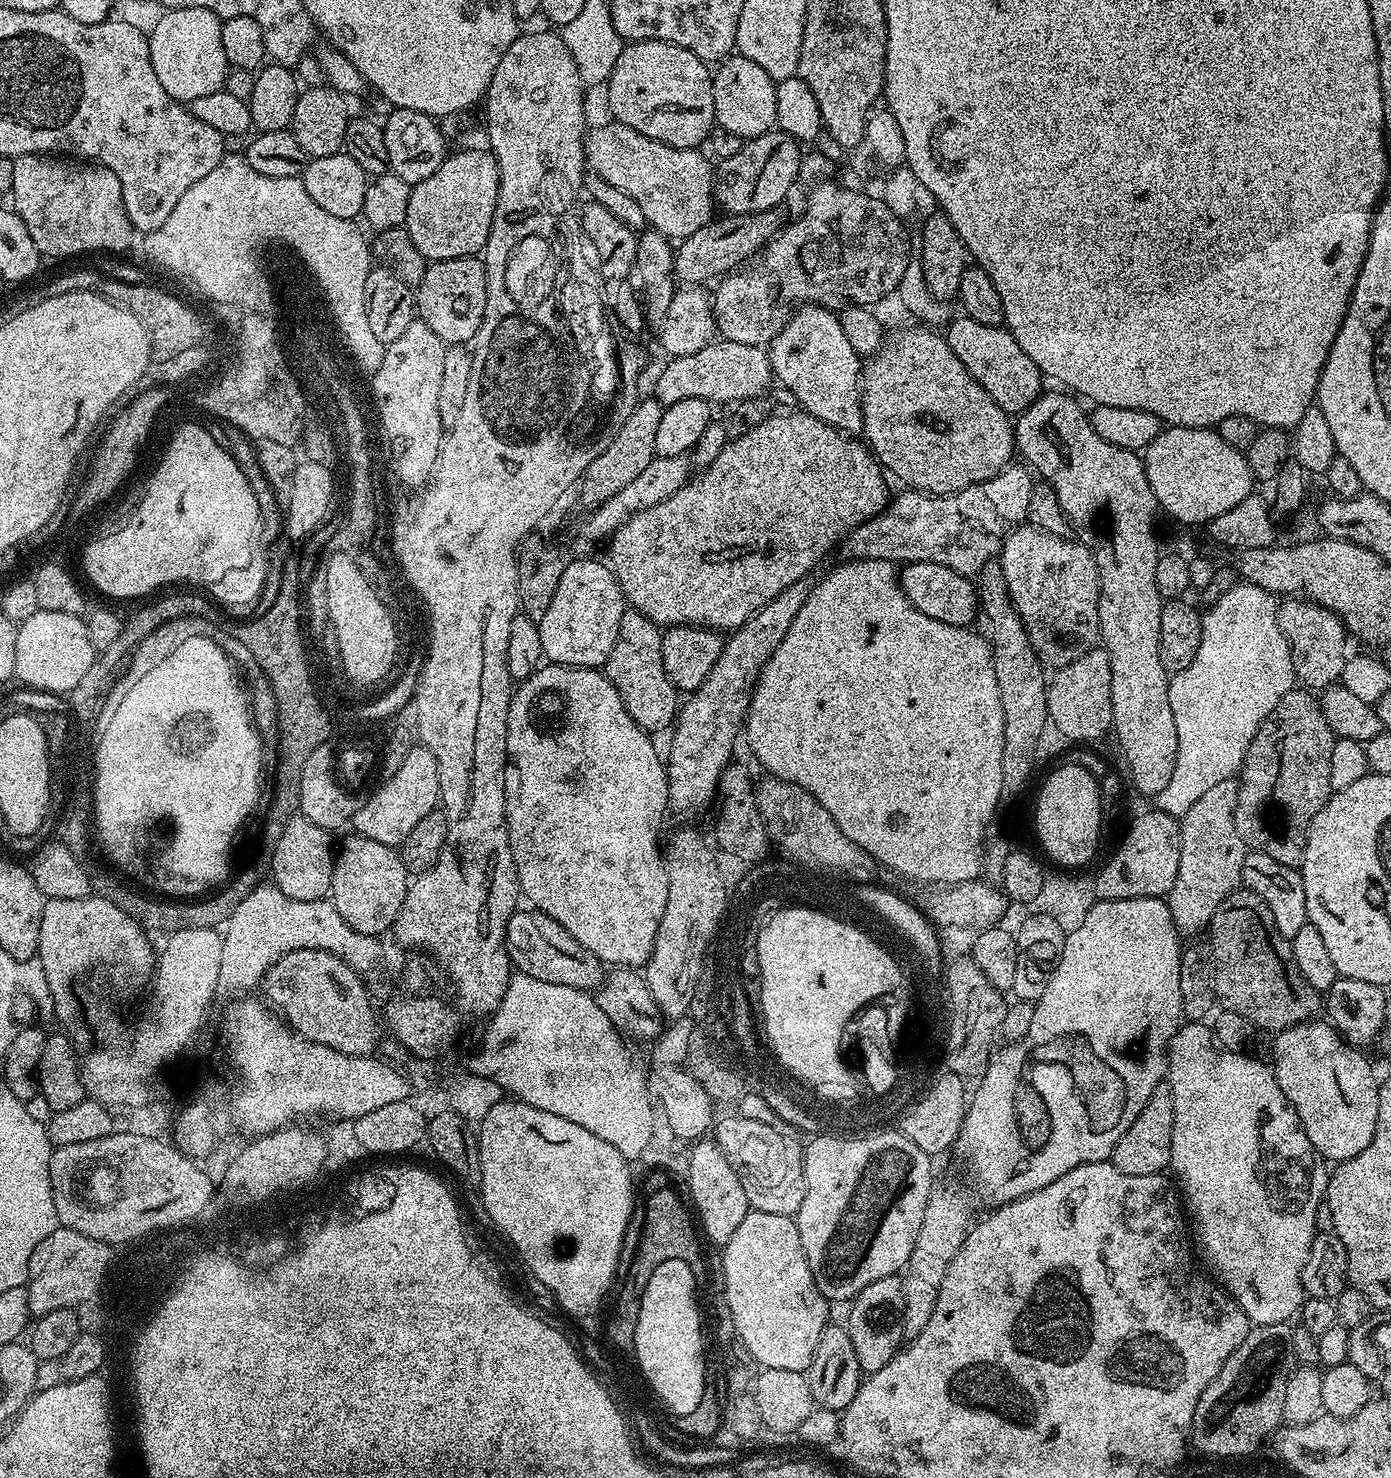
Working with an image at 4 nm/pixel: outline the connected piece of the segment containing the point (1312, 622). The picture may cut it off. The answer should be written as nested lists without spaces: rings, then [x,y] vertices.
[[[1302,598],[1285,599],[1278,607],[1276,621],[1291,648],[1297,681],[1307,689],[1323,690],[1337,683],[1344,674],[1348,656],[1348,631],[1340,616],[1330,609]]]

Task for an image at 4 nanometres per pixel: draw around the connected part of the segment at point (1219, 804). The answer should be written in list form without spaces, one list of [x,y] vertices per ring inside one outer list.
[[[1235,779],[1216,783],[1206,790],[1180,822],[1180,861],[1178,878],[1168,892],[1166,903],[1176,930],[1181,934],[1200,932],[1209,927],[1218,906],[1241,883],[1240,875],[1246,855],[1246,845],[1234,822],[1238,783]]]

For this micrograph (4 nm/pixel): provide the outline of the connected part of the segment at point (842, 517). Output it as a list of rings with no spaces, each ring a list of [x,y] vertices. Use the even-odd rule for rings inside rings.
[[[806,411],[784,412],[773,414],[765,418],[758,425],[747,431],[742,431],[735,438],[729,439],[727,446],[718,454],[718,458],[706,469],[699,473],[700,476],[692,478],[688,483],[657,505],[650,506],[641,512],[636,512],[628,521],[617,529],[611,536],[612,560],[610,567],[616,574],[616,580],[624,592],[624,599],[635,611],[646,614],[656,624],[661,626],[675,626],[678,624],[694,624],[713,630],[735,630],[743,626],[751,616],[756,613],[766,602],[770,602],[786,586],[805,579],[808,571],[831,550],[839,545],[858,526],[862,526],[870,518],[878,515],[885,508],[890,499],[888,484],[884,481],[885,469],[879,460],[872,454],[871,448],[863,439],[855,435],[839,432],[834,426],[814,418]]]

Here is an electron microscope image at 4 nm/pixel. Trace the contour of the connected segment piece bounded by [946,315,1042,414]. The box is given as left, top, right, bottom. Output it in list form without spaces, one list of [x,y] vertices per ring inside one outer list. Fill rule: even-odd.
[[[961,315],[959,319],[953,319],[947,325],[948,332],[946,331],[948,345],[950,350],[954,350],[954,354],[958,354],[958,362],[962,362],[966,370],[970,370],[982,390],[986,390],[986,394],[994,398],[994,402],[1002,411],[1009,414],[1024,412],[1042,395],[1040,368],[1030,362],[1030,354],[1026,354],[1026,350],[1018,346],[1007,327],[986,326],[982,322],[974,322],[966,315]]]

